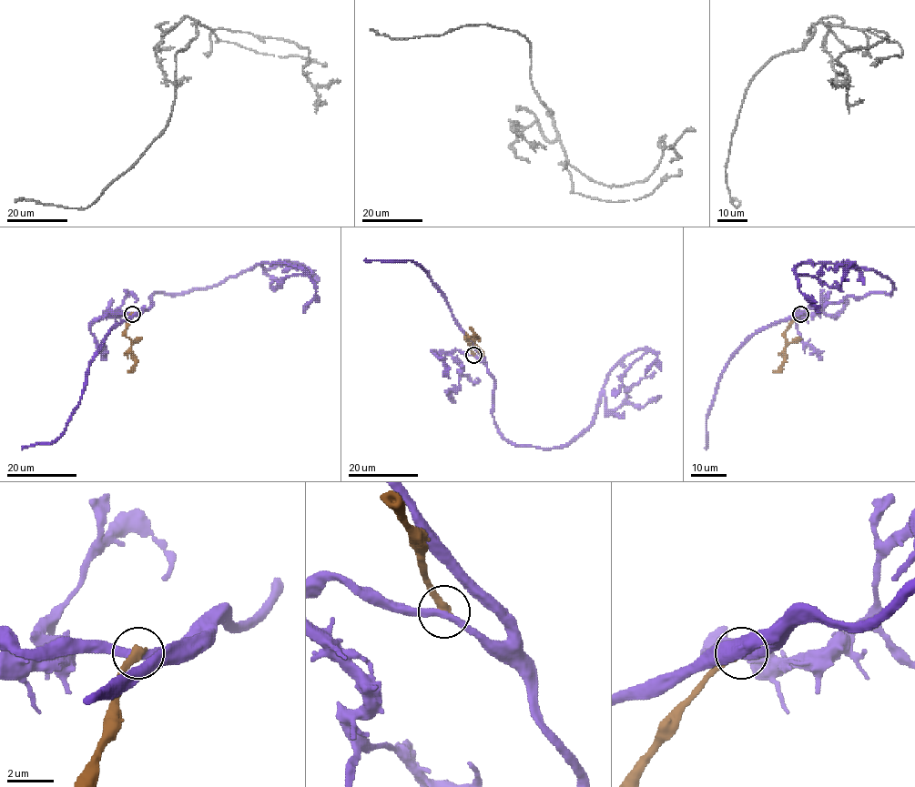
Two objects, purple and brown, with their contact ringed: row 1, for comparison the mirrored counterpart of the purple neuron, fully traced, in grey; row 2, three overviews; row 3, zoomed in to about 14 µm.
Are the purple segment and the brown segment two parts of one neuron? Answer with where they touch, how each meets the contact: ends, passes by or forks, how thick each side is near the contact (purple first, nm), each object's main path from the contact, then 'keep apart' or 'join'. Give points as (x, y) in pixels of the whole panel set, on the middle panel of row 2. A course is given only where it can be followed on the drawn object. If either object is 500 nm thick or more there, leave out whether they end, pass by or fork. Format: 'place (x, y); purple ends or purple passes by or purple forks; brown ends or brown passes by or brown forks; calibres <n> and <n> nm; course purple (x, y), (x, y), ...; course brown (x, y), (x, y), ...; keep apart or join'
place (473, 355); purple passes by; brown ends; calibres 340 and 420 nm; course purple (473, 355), (493, 379), (496, 428), (520, 445), (574, 440), (608, 372), (646, 349), (615, 388); course brown (473, 355), (467, 338), (473, 340), (476, 335), (469, 327); keep apart

